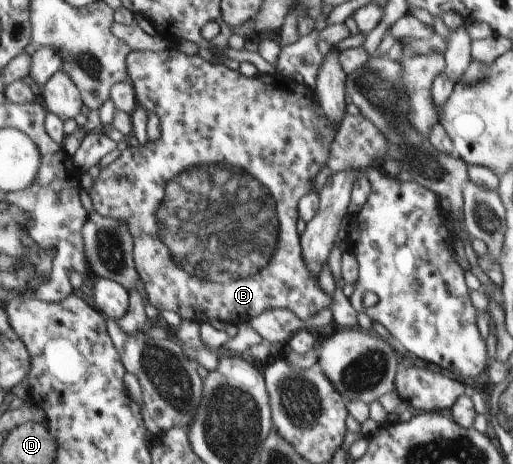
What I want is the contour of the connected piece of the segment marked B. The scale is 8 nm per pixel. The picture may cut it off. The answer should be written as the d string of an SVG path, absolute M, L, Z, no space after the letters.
M175 47L167 48L165 51L132 52L131 56L126 58L126 64L128 81L133 87L135 99L146 111L151 111L159 117L161 135L155 141L147 141L145 146L123 145L121 156L101 169L93 187L87 192L95 212L101 216L119 219L127 225L129 233L133 235L134 263L151 305L159 311L171 310L181 319L192 319L200 324L218 319L235 326L249 322L271 309L288 309L301 321L307 321L323 309L331 309L333 295L327 295L319 286L318 277L313 277L311 269L307 269L307 263L302 257L300 235L297 233L297 221L300 218L297 211L299 199L313 189L317 173L321 171L321 167L327 166L330 146L338 129L335 123L331 123L323 113L319 113L313 107L313 92L304 83L297 83L278 73L272 76L263 74L245 77L223 63L209 63L198 55L189 57Z

